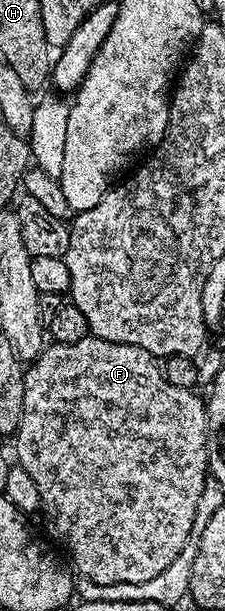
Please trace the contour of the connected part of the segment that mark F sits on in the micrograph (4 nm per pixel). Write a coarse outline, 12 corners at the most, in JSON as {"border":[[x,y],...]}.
{"border":[[49,344],[16,465],[81,578],[183,552],[209,412],[138,346]]}

